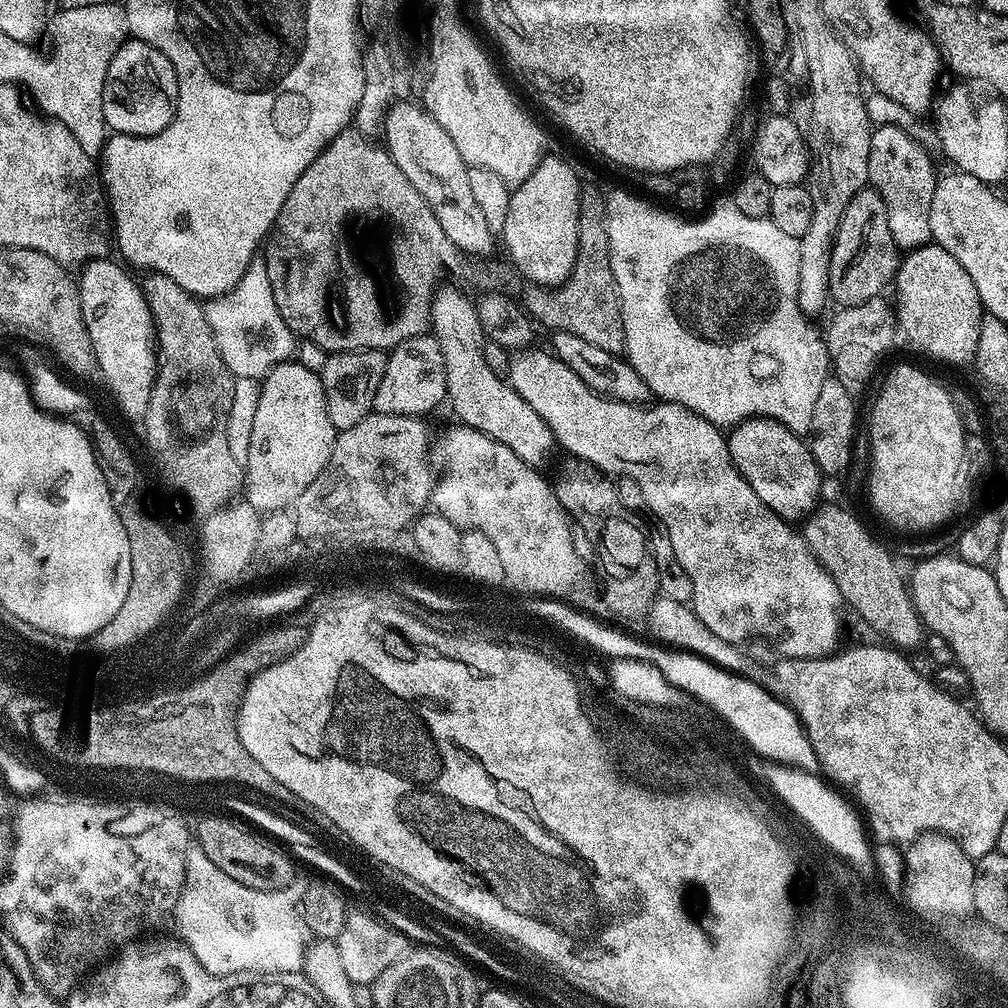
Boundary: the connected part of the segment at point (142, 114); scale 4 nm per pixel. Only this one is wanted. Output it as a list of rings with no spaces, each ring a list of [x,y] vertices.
[[[125,40],[118,54],[110,58],[106,86],[102,86],[102,114],[109,129],[122,136],[156,136],[170,126],[177,102],[178,78],[170,58],[146,42]]]

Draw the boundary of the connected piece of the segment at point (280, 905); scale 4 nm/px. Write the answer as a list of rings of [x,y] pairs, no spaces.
[[[189,843],[186,850],[186,874],[184,889],[176,903],[174,913],[175,927],[180,927],[179,939],[198,958],[198,962],[212,976],[225,976],[239,972],[299,972],[304,967],[306,945],[310,933],[304,927],[302,905],[304,903],[305,885],[293,882],[282,890],[263,892],[250,886],[242,886],[242,882],[234,882],[230,874],[218,870],[210,858],[200,849],[199,844]]]

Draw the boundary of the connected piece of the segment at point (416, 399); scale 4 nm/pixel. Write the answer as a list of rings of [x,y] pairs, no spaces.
[[[425,334],[406,338],[406,342],[387,353],[386,374],[382,374],[382,382],[378,382],[378,390],[372,403],[375,411],[391,416],[427,417],[441,403],[445,403],[448,395],[446,384],[446,366],[442,358],[442,346],[435,335]]]

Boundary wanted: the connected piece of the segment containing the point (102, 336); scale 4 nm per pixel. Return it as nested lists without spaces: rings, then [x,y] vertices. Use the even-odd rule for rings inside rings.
[[[112,258],[90,260],[78,272],[78,287],[80,289],[80,305],[82,318],[86,322],[86,330],[90,334],[90,342],[97,355],[100,365],[100,376],[105,380],[107,390],[115,390],[120,396],[120,410],[124,416],[143,417],[148,405],[149,395],[145,392],[145,382],[148,380],[148,370],[152,359],[146,350],[146,340],[153,334],[152,315],[146,306],[144,292],[139,283],[132,281],[123,263],[115,264]]]

